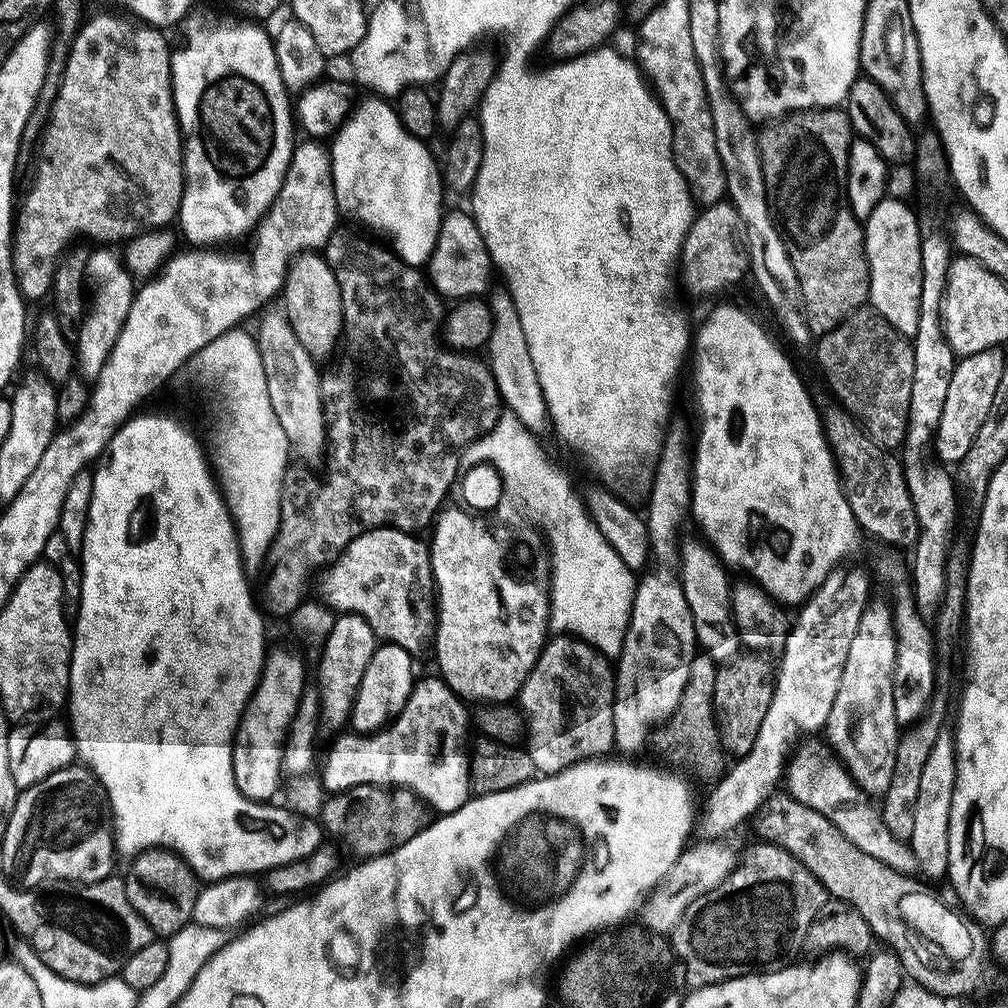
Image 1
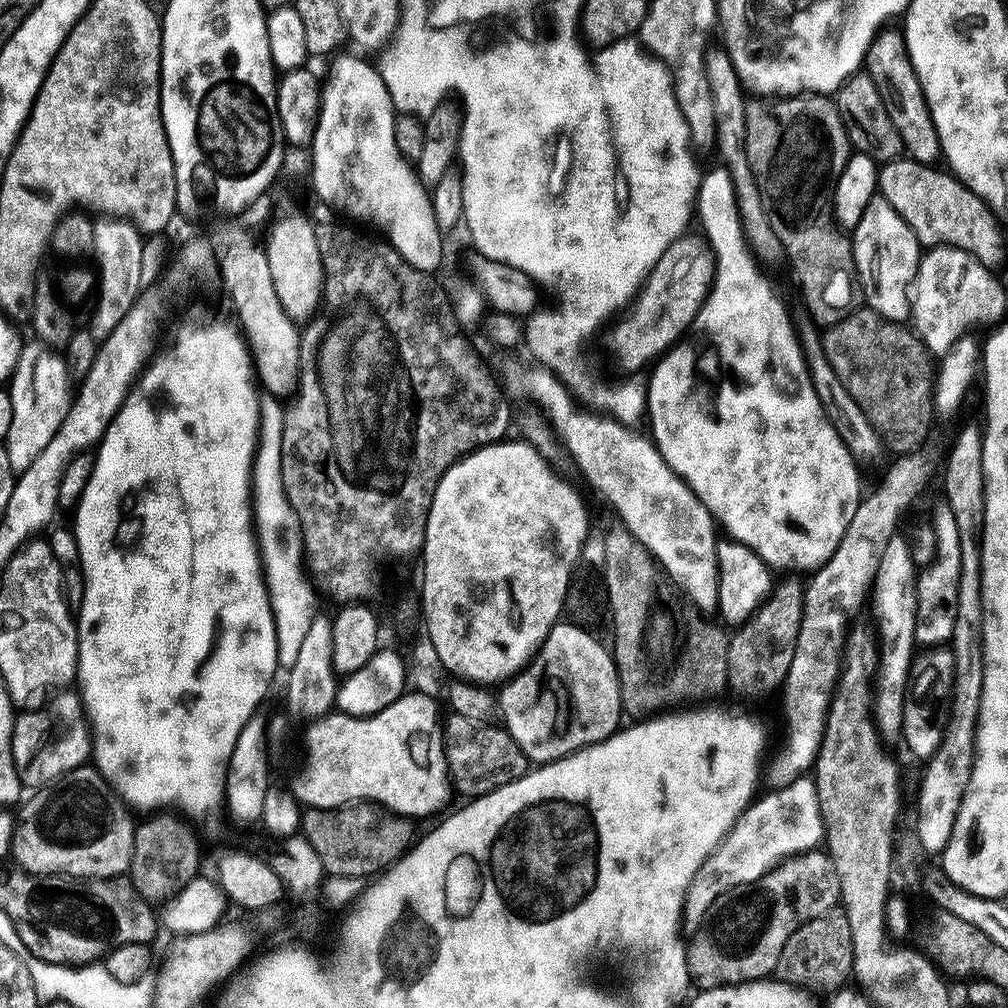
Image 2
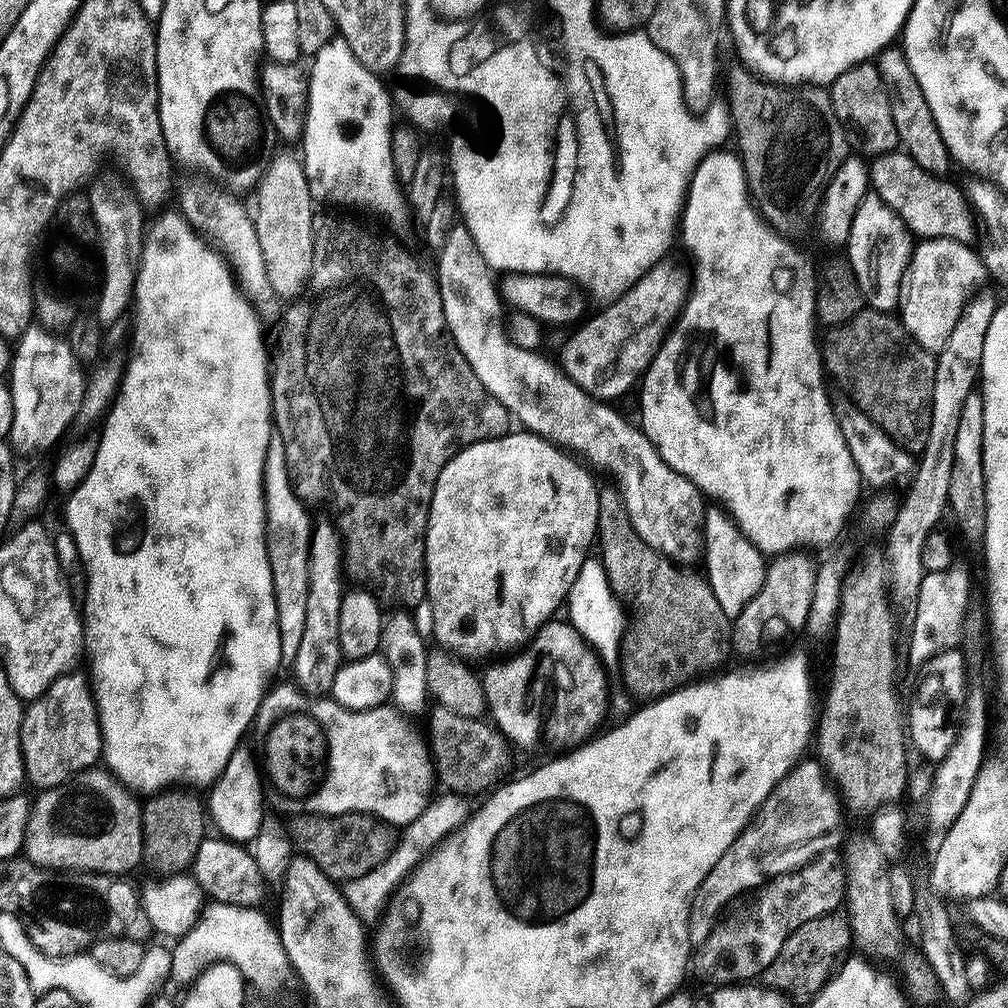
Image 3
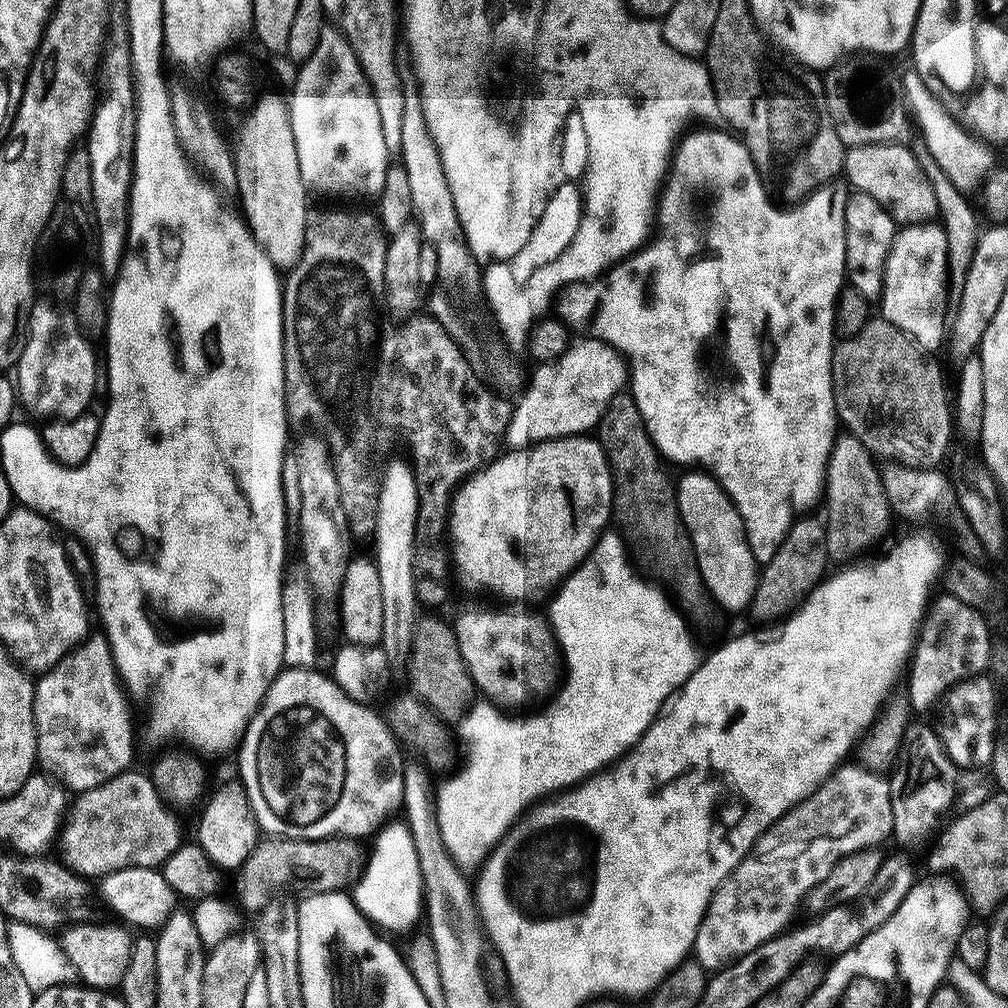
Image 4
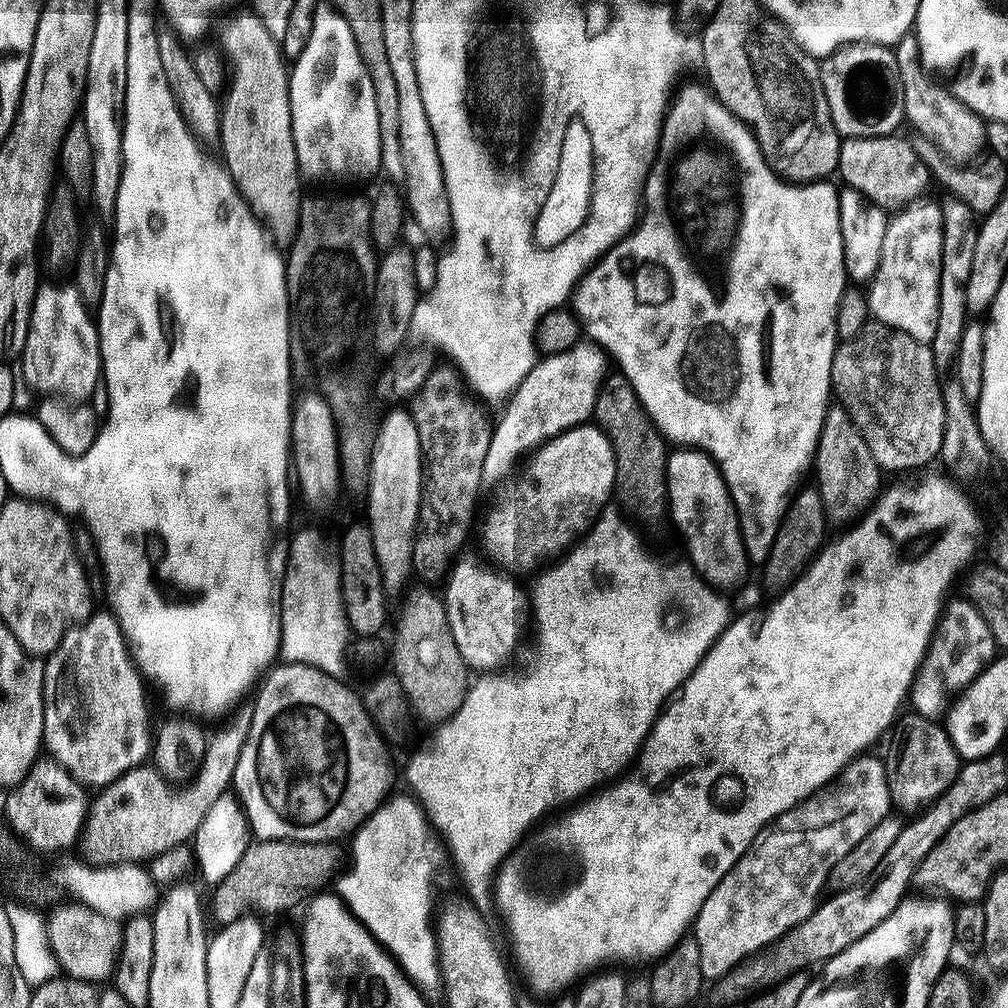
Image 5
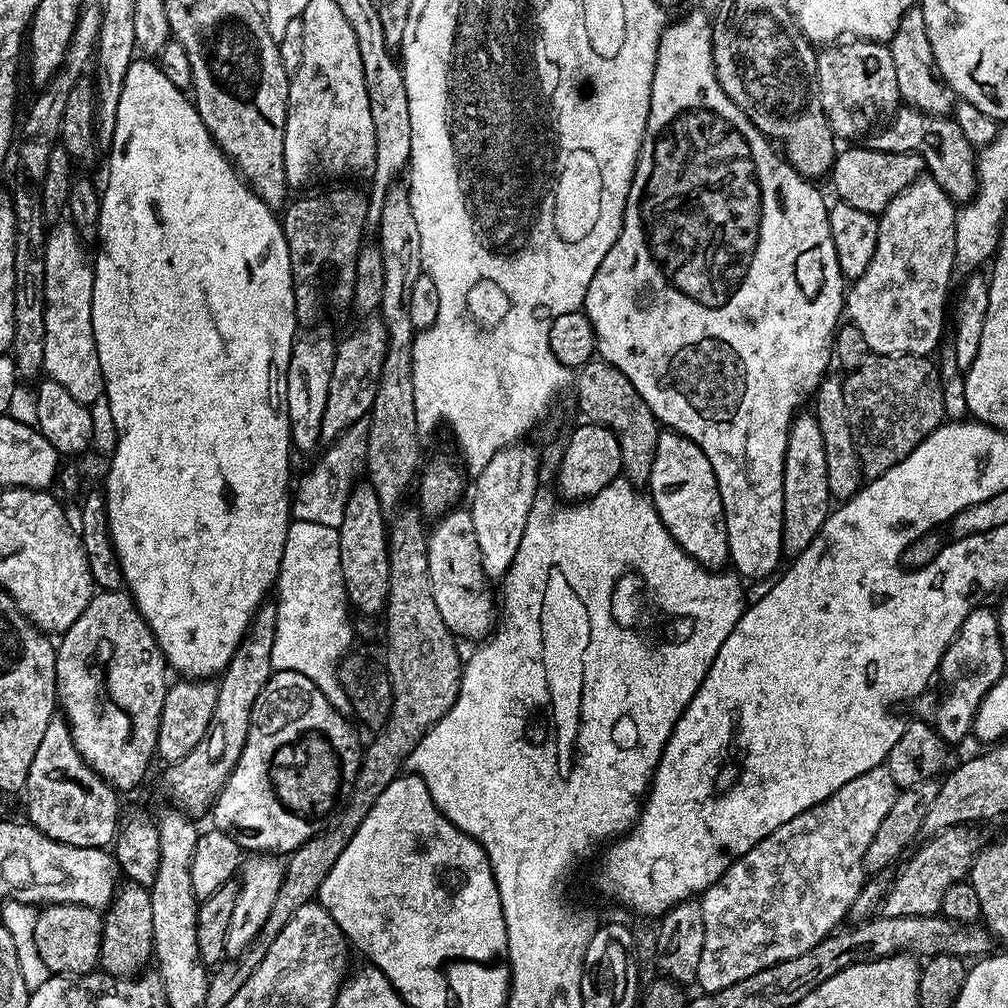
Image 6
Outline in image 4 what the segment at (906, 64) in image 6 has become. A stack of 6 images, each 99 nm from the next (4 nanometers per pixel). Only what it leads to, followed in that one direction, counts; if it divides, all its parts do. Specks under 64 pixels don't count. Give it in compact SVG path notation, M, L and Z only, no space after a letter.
M908 70L905 76L901 77L901 89L905 101L916 114L916 120L922 132L922 142L927 146L929 154L942 167L950 182L965 194L980 187L987 181L995 169L993 149L982 140L972 136L970 132L961 126L961 123L946 112L945 106L934 92L926 87L924 80L915 70Z

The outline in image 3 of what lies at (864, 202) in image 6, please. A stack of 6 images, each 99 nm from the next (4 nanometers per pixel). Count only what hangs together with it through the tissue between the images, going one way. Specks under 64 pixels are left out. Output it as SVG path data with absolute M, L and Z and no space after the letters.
M903 150L895 152L887 152L885 156L875 157L870 164L870 188L875 195L882 198L882 202L886 202L886 206L890 206L890 210L894 210L894 214L898 214L898 218L902 218L902 222L908 227L908 231L912 233L913 237L923 238L926 240L956 240L959 244L968 244L972 236L972 220L974 221L974 210L969 203L968 197L958 187L955 188L952 184L947 184L949 181L944 178L931 176L926 170L922 170L922 166L918 166L918 162L914 162L914 158L910 158L908 153Z

